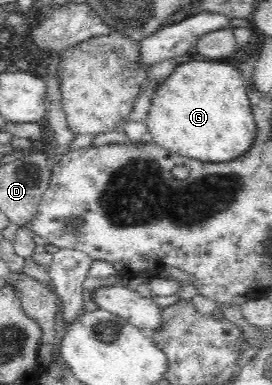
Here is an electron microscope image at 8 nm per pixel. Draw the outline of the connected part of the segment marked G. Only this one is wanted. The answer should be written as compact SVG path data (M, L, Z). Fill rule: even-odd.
M193 60L176 65L175 68L162 80L158 82L157 87L153 90L151 97L149 97L150 108L145 119L145 124L149 130L149 138L159 144L161 147L171 153L178 153L182 156L187 156L196 160L201 160L207 163L215 163L220 161L232 160L234 157L243 155L243 152L248 150L250 143L253 141L255 135L256 122L252 115L252 106L250 97L248 96L248 88L246 88L246 79L242 75L242 70L234 68L225 61L221 60Z

